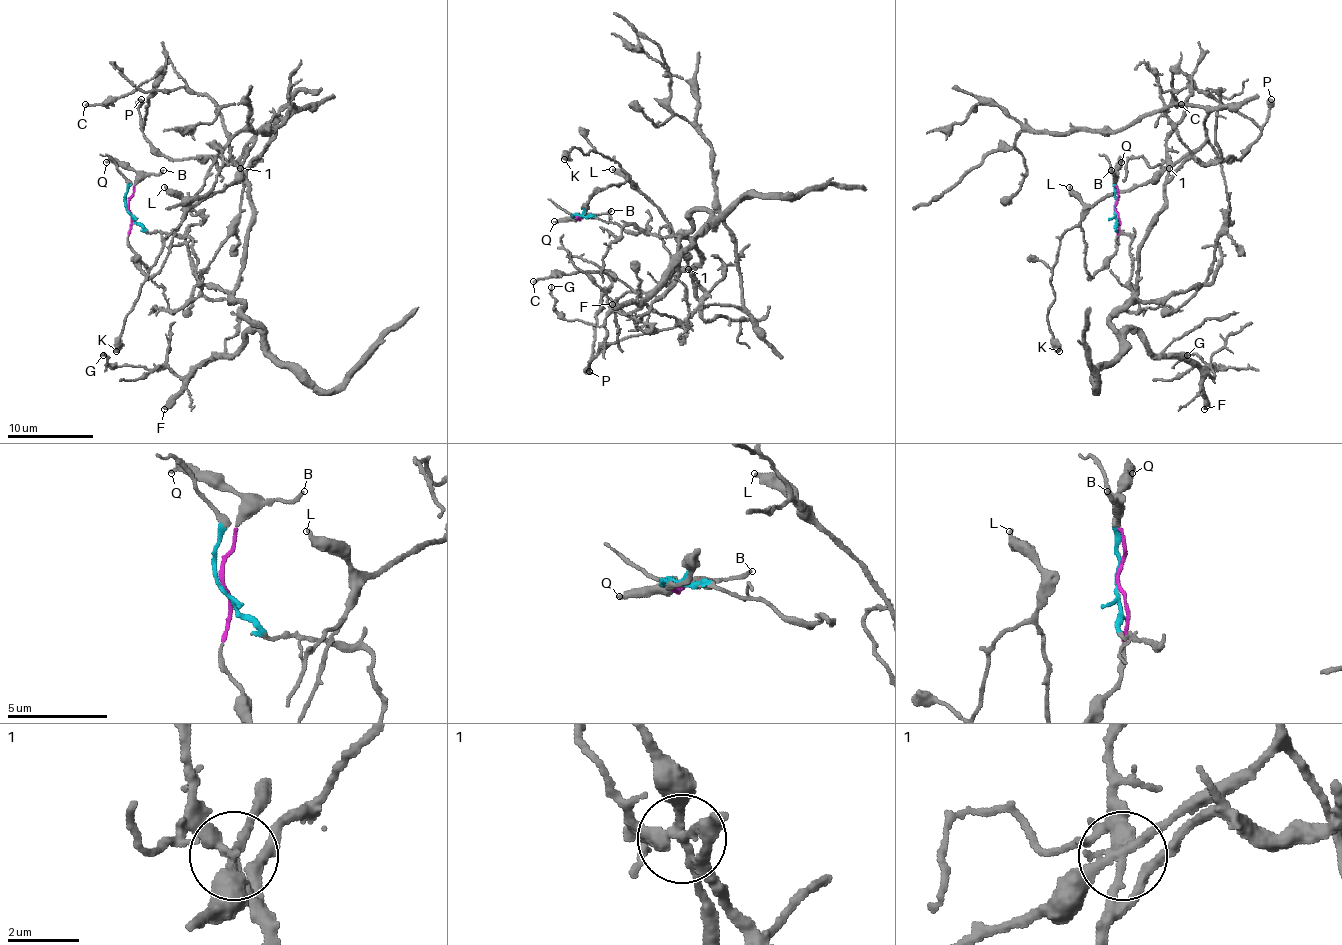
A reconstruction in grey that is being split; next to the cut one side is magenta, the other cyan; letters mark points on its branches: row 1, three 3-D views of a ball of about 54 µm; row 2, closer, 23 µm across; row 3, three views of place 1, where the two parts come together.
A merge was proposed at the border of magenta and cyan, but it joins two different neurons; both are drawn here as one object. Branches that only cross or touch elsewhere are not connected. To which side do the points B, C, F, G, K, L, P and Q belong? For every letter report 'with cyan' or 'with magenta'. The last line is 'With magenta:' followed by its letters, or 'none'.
B: with magenta
C: with magenta
F: with cyan
G: with cyan
K: with magenta
L: with magenta
P: with magenta
Q: with magenta
With magenta: B, C, K, L, P, Q

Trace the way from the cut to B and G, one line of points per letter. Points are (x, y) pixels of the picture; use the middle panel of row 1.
B: (577, 215), (582, 218), (612, 211)
G: (575, 215), (652, 235), (684, 235), (695, 211), (710, 218), (631, 312), (599, 327), (567, 320), (552, 286)

